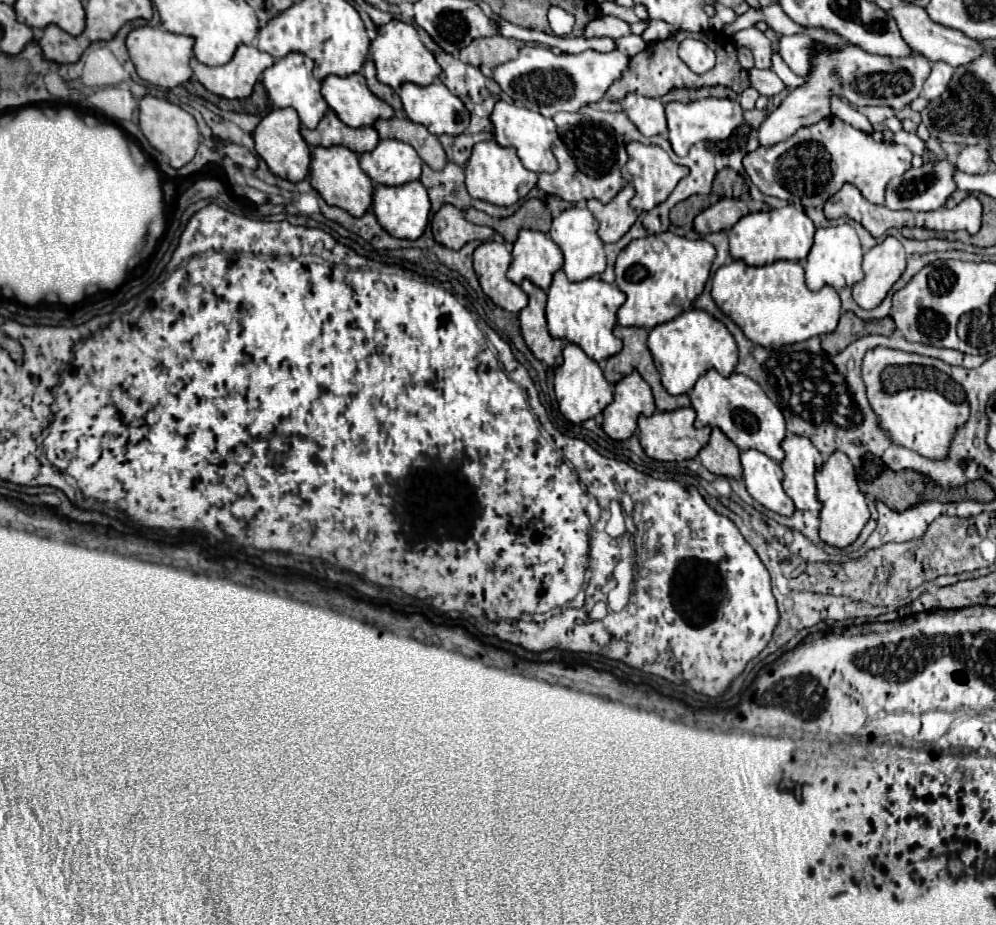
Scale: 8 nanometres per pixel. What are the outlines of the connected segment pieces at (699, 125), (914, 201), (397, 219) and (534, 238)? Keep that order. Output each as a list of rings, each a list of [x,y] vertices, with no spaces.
[[[704,98],[696,102],[670,102],[666,104],[666,120],[668,120],[668,140],[672,144],[672,150],[678,156],[686,156],[690,146],[694,146],[700,140],[726,140],[740,124],[742,124],[744,110],[736,100],[720,100],[720,98]]]
[[[926,162],[922,168],[910,168],[902,178],[892,178],[886,186],[886,200],[884,206],[890,210],[912,210],[912,212],[928,212],[938,210],[944,206],[946,198],[956,190],[952,180],[952,166],[950,162]]]
[[[420,180],[406,182],[402,186],[376,186],[374,192],[374,214],[380,222],[380,226],[394,238],[404,238],[404,240],[418,240],[430,218],[430,198],[426,188],[422,186]]]
[[[520,230],[512,256],[514,260],[506,272],[508,280],[516,284],[530,280],[542,290],[550,288],[554,272],[564,266],[562,250],[546,234],[534,230]]]

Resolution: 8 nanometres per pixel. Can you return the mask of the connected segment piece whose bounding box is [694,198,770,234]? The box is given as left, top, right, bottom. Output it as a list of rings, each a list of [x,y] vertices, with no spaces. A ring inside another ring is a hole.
[[[722,198],[704,212],[700,212],[694,218],[694,230],[700,234],[706,232],[720,232],[732,228],[742,216],[750,212],[760,212],[760,210],[770,210],[768,204],[764,202],[754,202],[754,200],[728,200]]]

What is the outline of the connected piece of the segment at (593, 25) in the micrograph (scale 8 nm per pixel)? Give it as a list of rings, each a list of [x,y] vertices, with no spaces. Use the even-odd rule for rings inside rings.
[[[600,16],[596,20],[592,20],[586,30],[584,30],[584,36],[586,38],[604,38],[604,36],[610,36],[610,38],[618,38],[618,36],[628,36],[632,34],[630,32],[630,24],[616,18],[616,16]]]

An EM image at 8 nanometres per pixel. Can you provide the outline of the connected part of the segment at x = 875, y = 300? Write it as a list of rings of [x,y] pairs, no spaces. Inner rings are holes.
[[[888,236],[884,242],[876,244],[864,254],[862,262],[864,280],[854,284],[852,296],[854,302],[866,310],[880,306],[894,282],[906,270],[906,252],[902,244]]]

